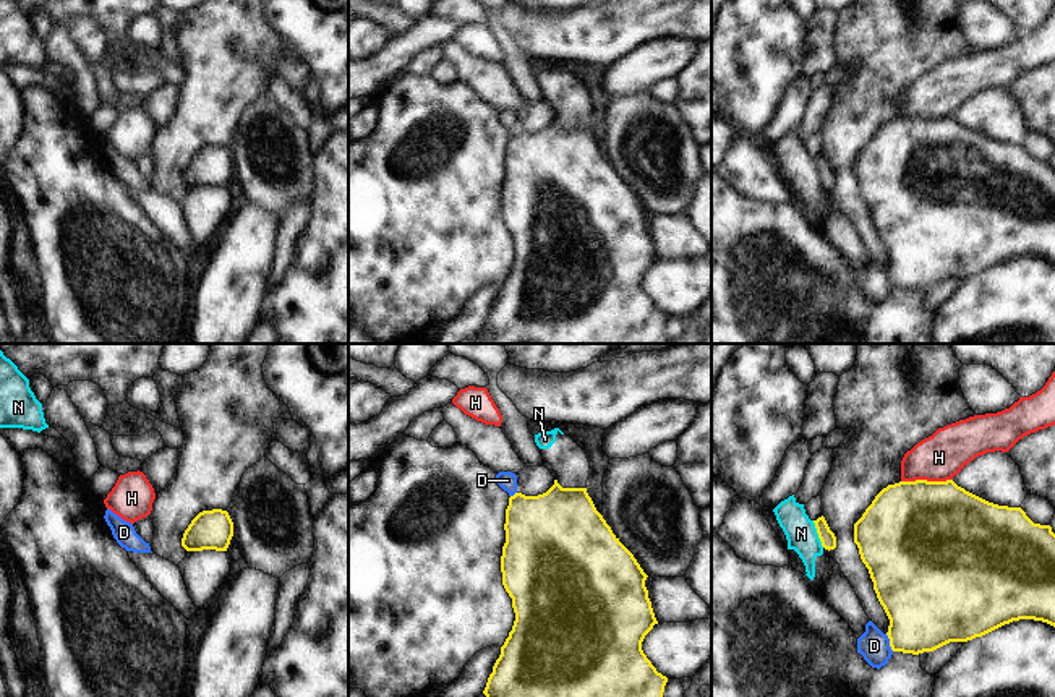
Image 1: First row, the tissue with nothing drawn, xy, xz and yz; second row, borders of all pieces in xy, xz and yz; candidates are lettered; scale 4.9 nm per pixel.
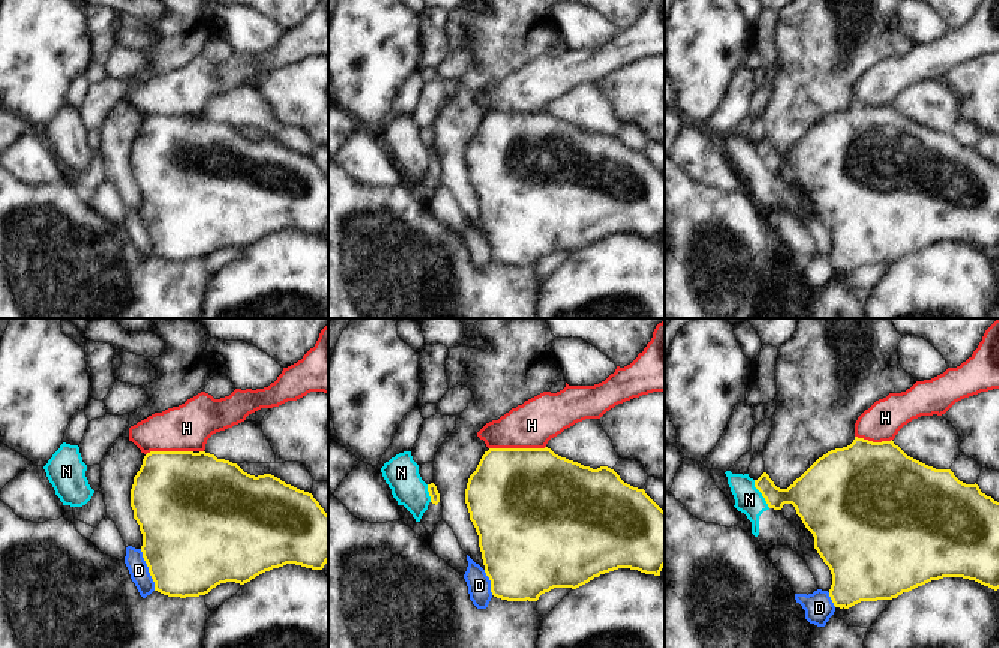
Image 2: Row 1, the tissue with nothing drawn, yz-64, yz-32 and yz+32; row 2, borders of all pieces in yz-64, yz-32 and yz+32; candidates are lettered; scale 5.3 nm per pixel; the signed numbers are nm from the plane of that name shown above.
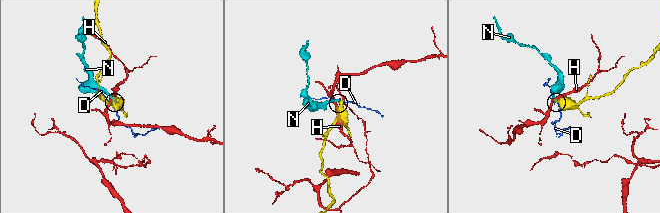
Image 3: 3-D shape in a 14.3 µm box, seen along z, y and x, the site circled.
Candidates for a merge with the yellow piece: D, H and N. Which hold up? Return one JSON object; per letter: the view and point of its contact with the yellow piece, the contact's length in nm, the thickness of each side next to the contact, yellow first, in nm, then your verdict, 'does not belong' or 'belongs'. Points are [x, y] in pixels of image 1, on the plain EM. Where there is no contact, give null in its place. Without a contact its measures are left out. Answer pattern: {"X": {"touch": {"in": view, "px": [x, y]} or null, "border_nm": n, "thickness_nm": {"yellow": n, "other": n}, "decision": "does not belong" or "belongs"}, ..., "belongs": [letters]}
{"D": {"touch": {"in": "yz", "px": [890, 279]}, "border_nm": 100, "thickness_nm": {"yellow": 400, "other": 160}, "decision": "does not belong"}, "H": {"touch": {"in": "yz", "px": [926, 117]}, "border_nm": 260, "thickness_nm": {"yellow": 500, "other": 240}, "decision": "does not belong"}, "N": {"touch": {"in": "yz", "px": [817, 169]}, "border_nm": 150, "thickness_nm": {"yellow": 80, "other": 160}, "decision": "does not belong"}, "belongs": []}

